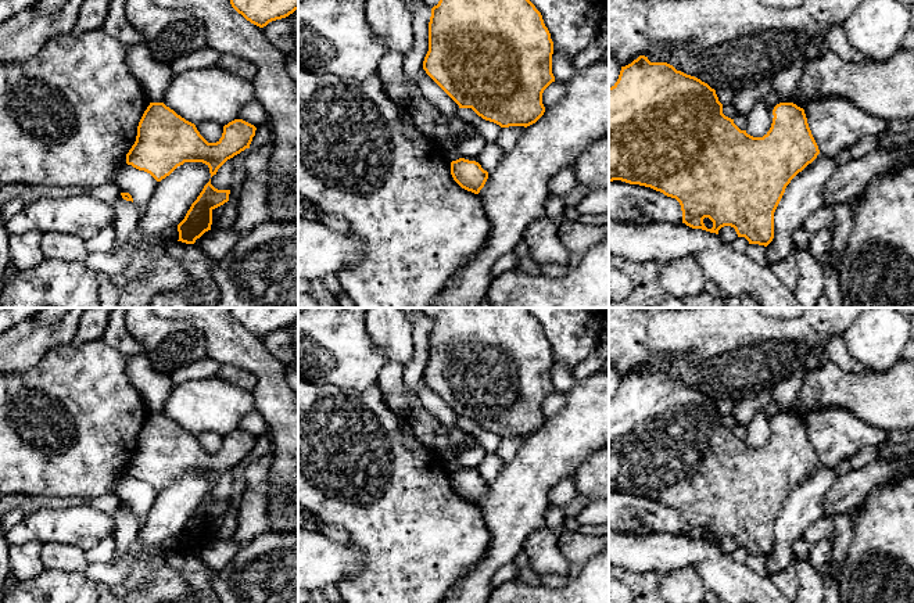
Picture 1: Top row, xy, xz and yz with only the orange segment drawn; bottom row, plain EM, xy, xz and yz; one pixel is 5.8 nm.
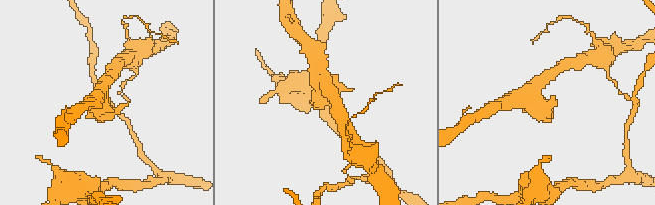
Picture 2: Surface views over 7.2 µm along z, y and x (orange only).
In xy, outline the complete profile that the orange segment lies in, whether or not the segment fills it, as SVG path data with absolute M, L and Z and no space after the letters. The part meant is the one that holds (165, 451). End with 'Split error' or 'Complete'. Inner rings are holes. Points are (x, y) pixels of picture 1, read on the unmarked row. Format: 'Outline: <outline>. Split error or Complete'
Outline: M150 413L139 432L136 452L126 464L126 474L161 492L184 473L202 473L209 478L212 488L227 470L250 459L255 441L254 435L234 430L223 437L222 448L216 453L208 453L194 434L178 426L164 413Z. Complete

